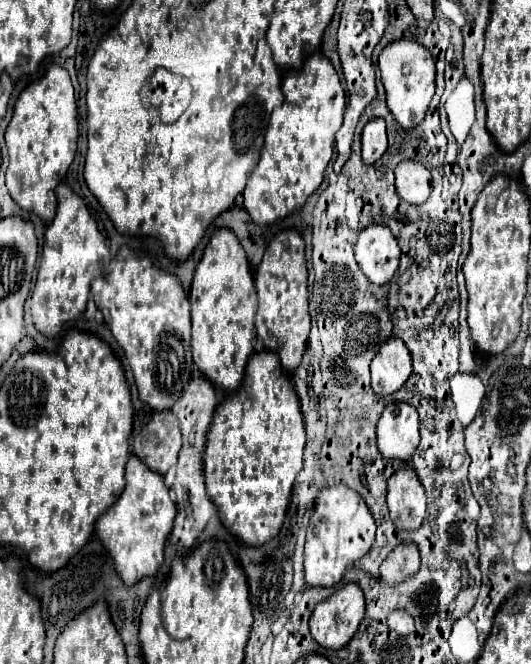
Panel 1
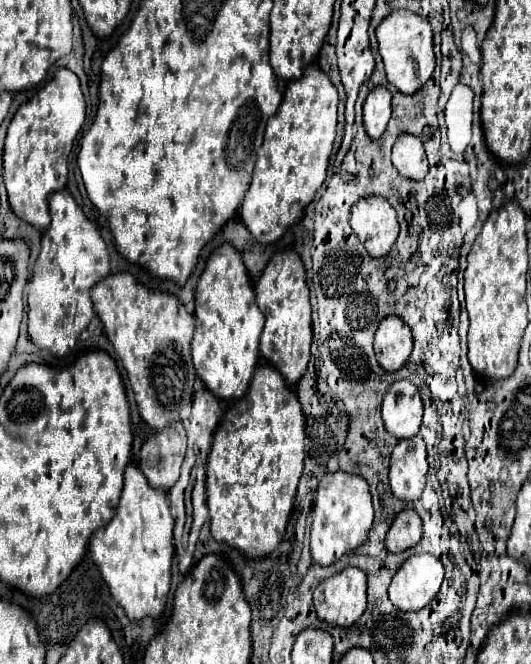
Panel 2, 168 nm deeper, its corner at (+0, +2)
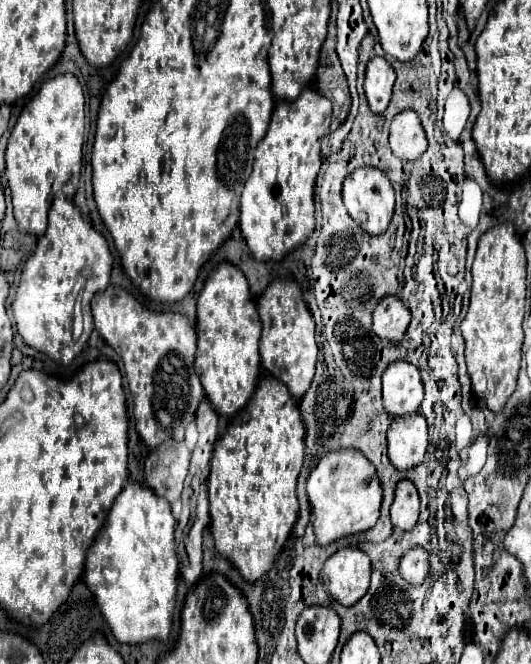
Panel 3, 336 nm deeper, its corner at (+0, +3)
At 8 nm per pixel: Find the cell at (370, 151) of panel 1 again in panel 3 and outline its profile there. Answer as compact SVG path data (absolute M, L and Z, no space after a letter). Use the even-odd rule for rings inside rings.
M373 57L367 65L365 75L365 95L369 109L373 113L379 115L387 109L393 83L395 83L395 71L391 69L391 65L381 57Z

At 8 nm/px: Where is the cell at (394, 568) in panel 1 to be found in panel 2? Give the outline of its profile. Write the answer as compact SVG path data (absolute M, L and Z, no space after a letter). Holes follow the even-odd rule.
M405 506L401 512L395 514L393 524L387 532L387 550L389 552L403 552L413 548L421 540L421 518L419 514L411 508Z

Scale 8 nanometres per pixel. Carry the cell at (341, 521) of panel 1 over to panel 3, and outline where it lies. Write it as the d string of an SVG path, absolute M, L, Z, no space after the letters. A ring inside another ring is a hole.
M341 449L321 457L307 477L307 497L313 511L315 537L321 547L371 529L377 523L383 499L375 467L355 449Z

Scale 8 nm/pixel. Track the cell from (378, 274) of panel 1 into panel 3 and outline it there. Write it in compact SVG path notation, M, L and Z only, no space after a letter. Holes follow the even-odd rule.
M363 167L353 171L343 185L343 203L355 223L369 235L383 235L393 219L393 209L395 209L395 195L389 179L385 177L383 171L373 169L373 167Z

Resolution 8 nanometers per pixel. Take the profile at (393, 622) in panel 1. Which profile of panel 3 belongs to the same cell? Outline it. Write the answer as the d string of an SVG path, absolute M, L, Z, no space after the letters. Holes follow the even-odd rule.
M423 547L409 549L401 557L401 561L399 561L399 573L401 573L401 577L409 585L413 585L413 587L423 585L425 579L431 575L431 563L429 563L429 559L431 559L431 555Z

